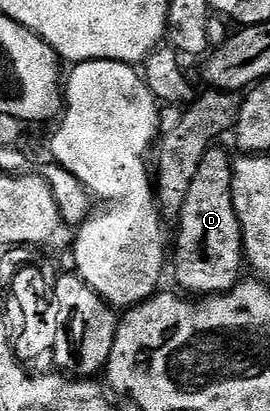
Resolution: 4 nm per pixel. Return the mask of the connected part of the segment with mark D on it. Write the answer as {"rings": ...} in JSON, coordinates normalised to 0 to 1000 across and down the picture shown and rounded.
{"rings":[[[819,358],[763,367],[733,418],[689,465],[689,494],[659,521],[667,550],[644,557],[644,635],[652,684],[685,715],[752,727],[807,713],[844,713],[893,681],[889,652],[907,652],[904,584],[867,513],[859,482],[863,384]]]}

